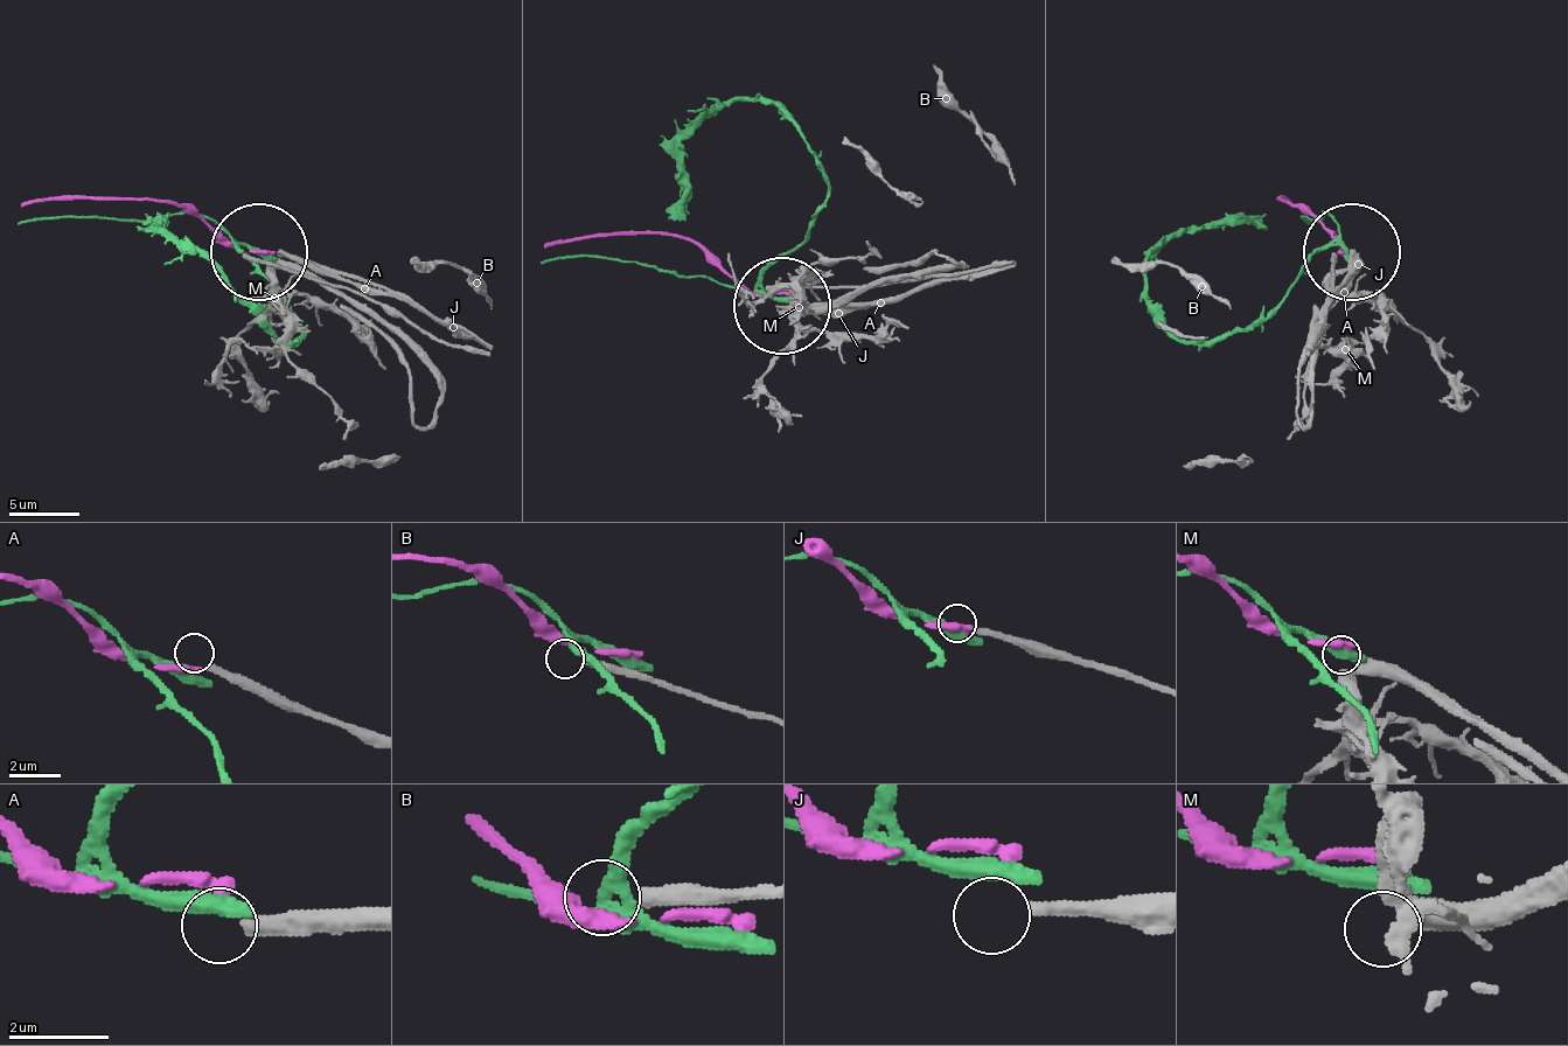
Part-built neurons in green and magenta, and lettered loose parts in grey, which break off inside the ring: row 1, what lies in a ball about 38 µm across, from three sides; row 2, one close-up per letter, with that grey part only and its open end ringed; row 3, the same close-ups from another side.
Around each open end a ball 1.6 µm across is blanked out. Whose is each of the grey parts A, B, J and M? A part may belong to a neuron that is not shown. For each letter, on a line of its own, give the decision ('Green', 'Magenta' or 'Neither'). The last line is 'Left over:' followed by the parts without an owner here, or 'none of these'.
A: Neither
B: Neither
J: Neither
M: Neither
Left over: A, B, J, M

